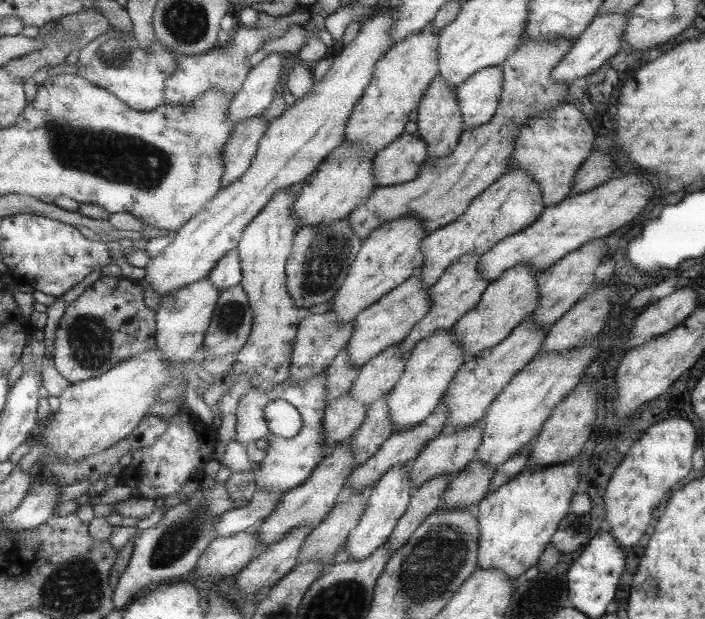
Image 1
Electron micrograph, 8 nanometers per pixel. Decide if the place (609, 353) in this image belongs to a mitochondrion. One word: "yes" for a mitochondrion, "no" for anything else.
no

